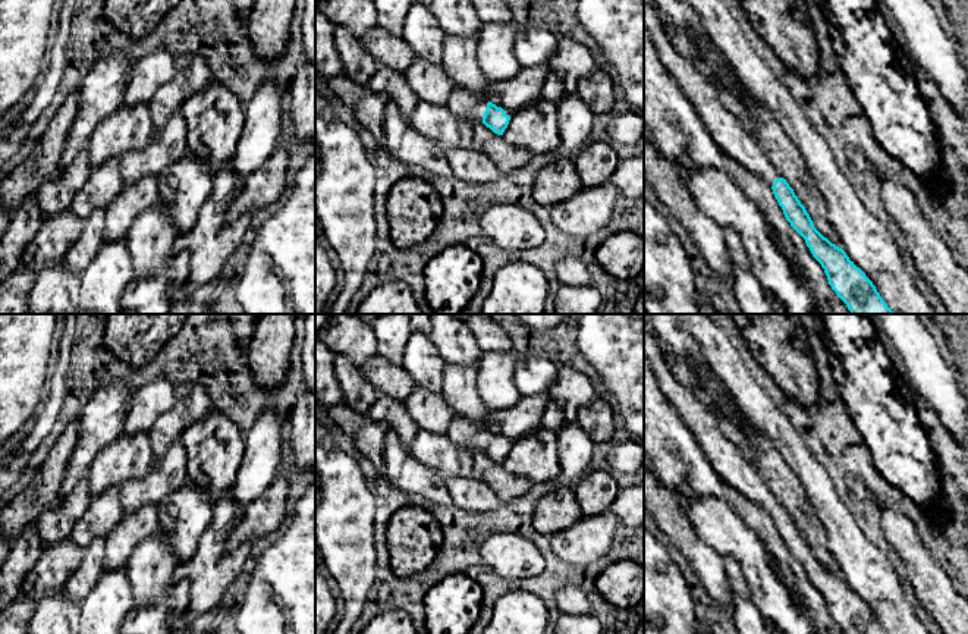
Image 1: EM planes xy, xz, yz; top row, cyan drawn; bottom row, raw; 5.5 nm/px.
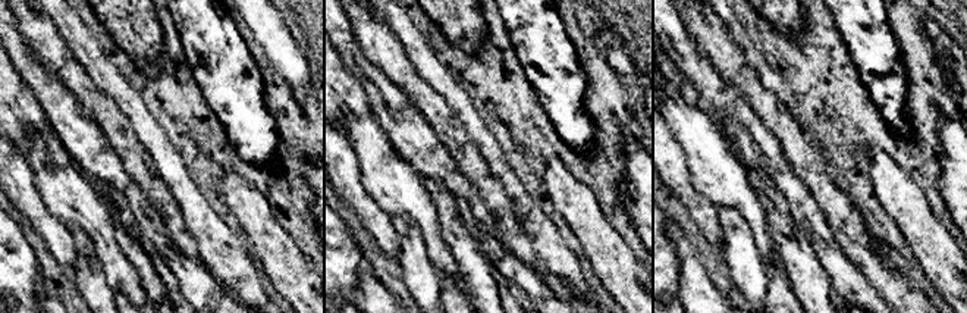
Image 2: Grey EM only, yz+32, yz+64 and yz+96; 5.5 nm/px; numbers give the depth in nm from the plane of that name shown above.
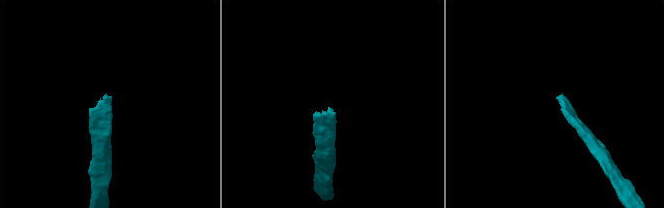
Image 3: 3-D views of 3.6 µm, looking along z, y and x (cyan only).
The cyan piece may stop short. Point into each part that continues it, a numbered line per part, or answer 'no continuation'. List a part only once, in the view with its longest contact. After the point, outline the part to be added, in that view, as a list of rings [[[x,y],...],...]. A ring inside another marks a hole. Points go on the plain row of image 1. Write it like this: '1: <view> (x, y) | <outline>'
1: xz (462, 432) | [[[455,417],[449,426],[447,436],[459,446],[468,448],[472,452],[483,451],[487,437],[488,426],[485,423],[472,423],[462,417]]]

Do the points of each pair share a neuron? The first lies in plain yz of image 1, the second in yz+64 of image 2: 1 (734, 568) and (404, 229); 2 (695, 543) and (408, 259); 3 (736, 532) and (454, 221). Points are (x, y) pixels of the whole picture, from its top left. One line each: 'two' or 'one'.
1: one
2: two
3: two

